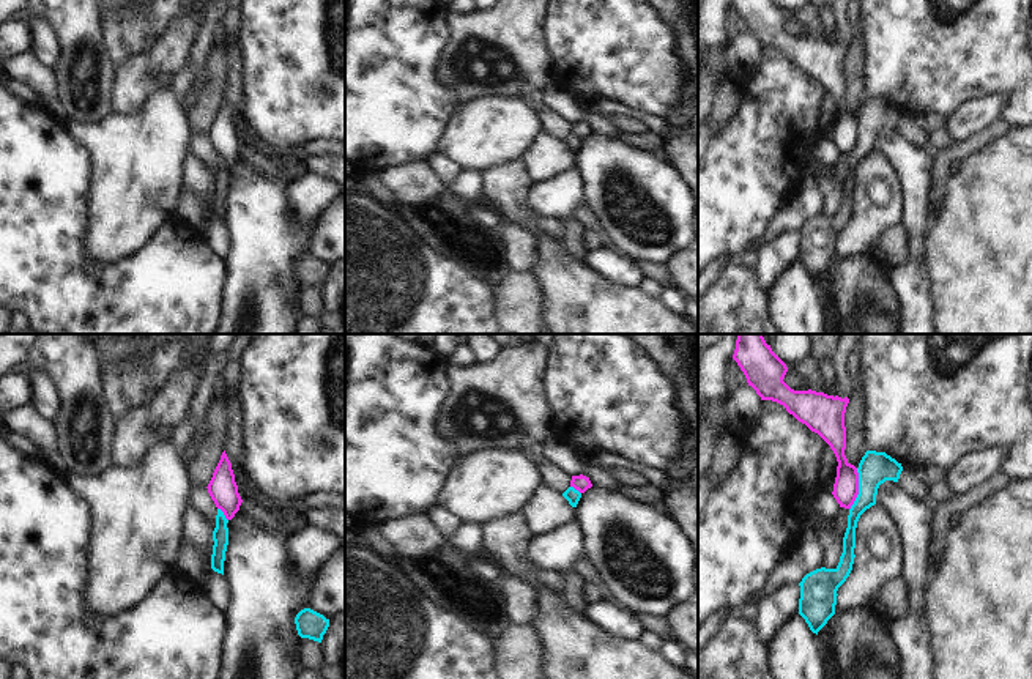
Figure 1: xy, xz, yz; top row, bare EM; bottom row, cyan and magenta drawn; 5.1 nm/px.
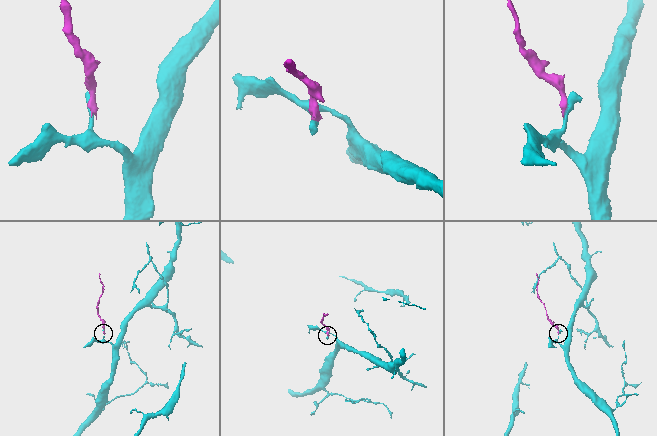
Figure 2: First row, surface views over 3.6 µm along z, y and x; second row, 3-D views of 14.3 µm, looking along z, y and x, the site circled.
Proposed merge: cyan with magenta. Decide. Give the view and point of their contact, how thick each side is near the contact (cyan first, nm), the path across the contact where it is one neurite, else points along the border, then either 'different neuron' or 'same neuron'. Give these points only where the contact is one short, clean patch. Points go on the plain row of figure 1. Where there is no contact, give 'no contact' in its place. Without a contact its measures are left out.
yz (859, 136) | 170/130 nm | along yz (857, 115), (857, 144), (850, 156) | different neuron

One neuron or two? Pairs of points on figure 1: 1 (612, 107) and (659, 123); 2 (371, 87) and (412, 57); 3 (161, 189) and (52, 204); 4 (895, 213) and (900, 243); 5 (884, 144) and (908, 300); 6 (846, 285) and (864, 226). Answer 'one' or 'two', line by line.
1: one
2: one
3: two
4: two
5: one
6: two

